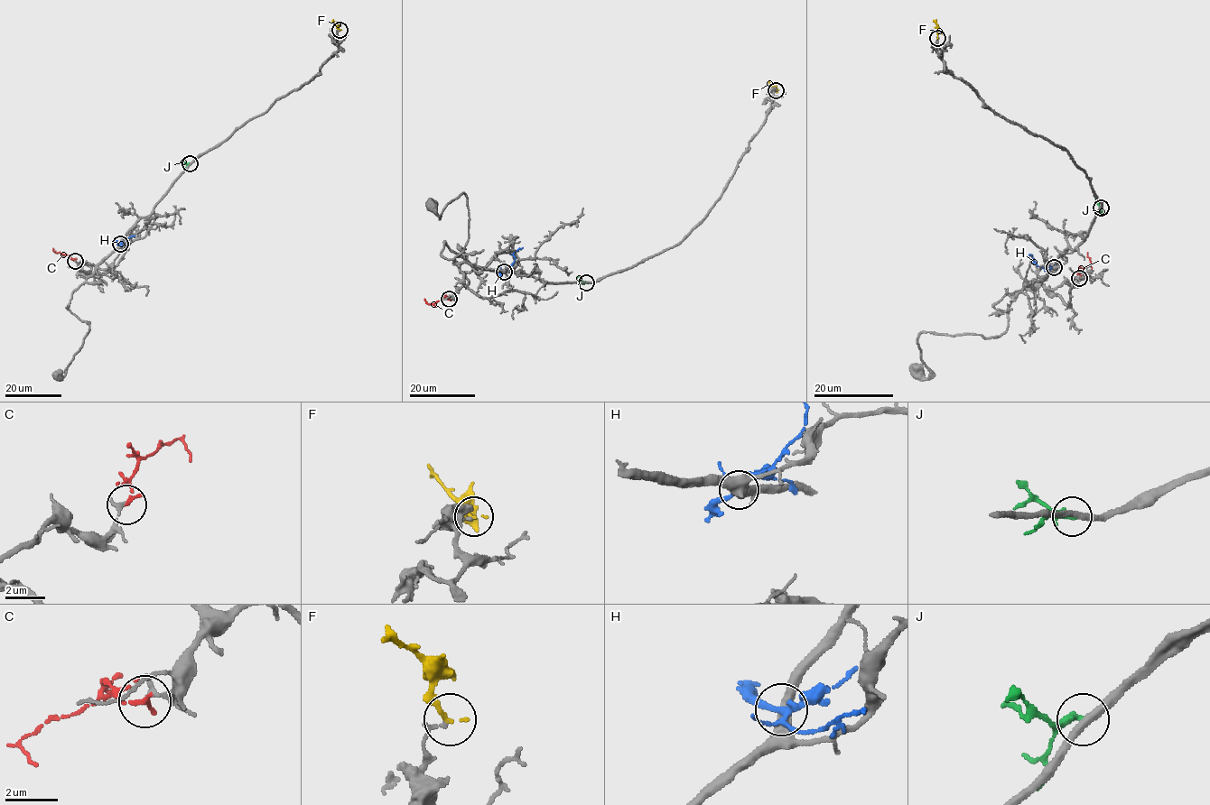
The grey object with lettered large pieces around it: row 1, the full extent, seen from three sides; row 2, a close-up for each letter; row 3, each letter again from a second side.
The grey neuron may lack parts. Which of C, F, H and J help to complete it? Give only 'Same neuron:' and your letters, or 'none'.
Same neuron: none

